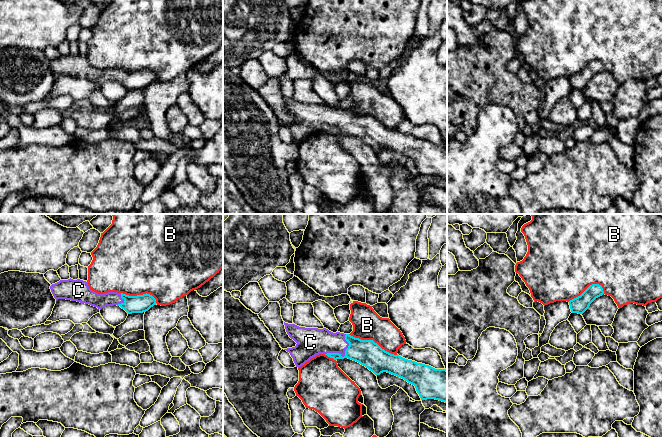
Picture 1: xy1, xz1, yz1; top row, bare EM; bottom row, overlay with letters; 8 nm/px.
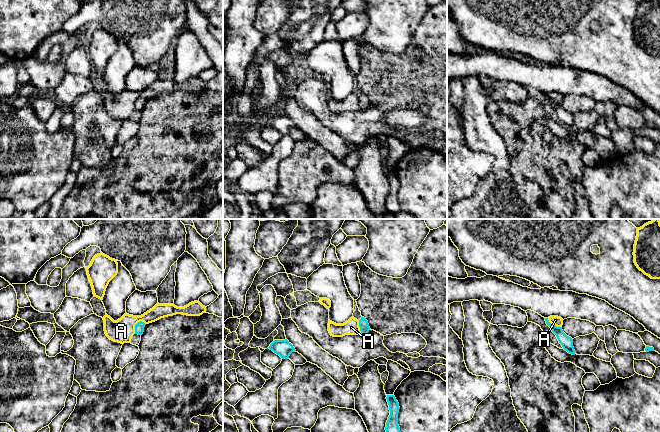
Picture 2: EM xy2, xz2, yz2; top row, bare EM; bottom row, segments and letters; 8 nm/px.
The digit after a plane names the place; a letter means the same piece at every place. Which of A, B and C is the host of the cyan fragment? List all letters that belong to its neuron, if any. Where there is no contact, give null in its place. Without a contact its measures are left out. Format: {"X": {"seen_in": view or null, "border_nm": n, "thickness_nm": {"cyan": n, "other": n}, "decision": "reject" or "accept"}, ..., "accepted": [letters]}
{"A": {"seen_in": "xy2", "border_nm": 130, "thickness_nm": {"cyan": 80, "other": 190}, "decision": "reject"}, "B": {"seen_in": "xz1", "border_nm": 440, "thickness_nm": {"cyan": 200, "other": 240}, "decision": "reject"}, "C": {"seen_in": "xz1", "border_nm": 240, "thickness_nm": {"cyan": 200, "other": 200}, "decision": "accept"}, "accepted": ["C"]}

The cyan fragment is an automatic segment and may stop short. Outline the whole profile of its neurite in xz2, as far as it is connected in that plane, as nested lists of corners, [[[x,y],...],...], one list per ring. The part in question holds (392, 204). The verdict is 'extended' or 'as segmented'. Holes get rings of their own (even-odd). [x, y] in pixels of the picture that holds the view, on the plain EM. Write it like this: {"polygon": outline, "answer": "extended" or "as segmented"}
{"polygon": [[[387,171],[386,175],[389,181],[390,191],[386,198],[385,206],[388,212],[395,214],[400,211],[400,203],[398,201],[398,189],[400,183],[394,171]]], "answer": "as segmented"}

